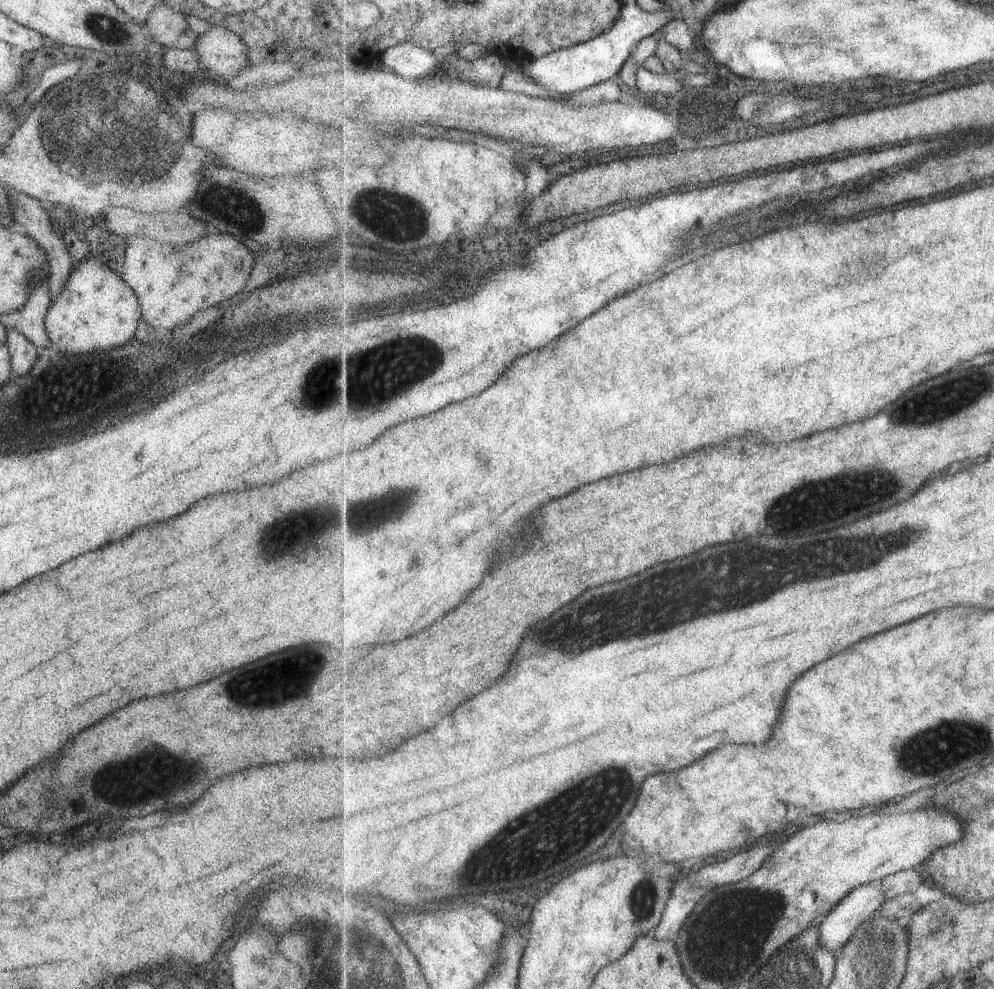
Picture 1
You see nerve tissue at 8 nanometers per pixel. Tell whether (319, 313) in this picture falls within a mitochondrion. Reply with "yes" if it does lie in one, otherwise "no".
no

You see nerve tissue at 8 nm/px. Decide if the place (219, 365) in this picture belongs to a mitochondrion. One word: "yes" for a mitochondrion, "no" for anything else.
no

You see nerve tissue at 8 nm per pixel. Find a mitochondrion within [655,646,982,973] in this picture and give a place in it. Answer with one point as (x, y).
(746, 828)

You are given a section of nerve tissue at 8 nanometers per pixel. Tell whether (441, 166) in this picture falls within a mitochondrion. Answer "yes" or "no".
no

